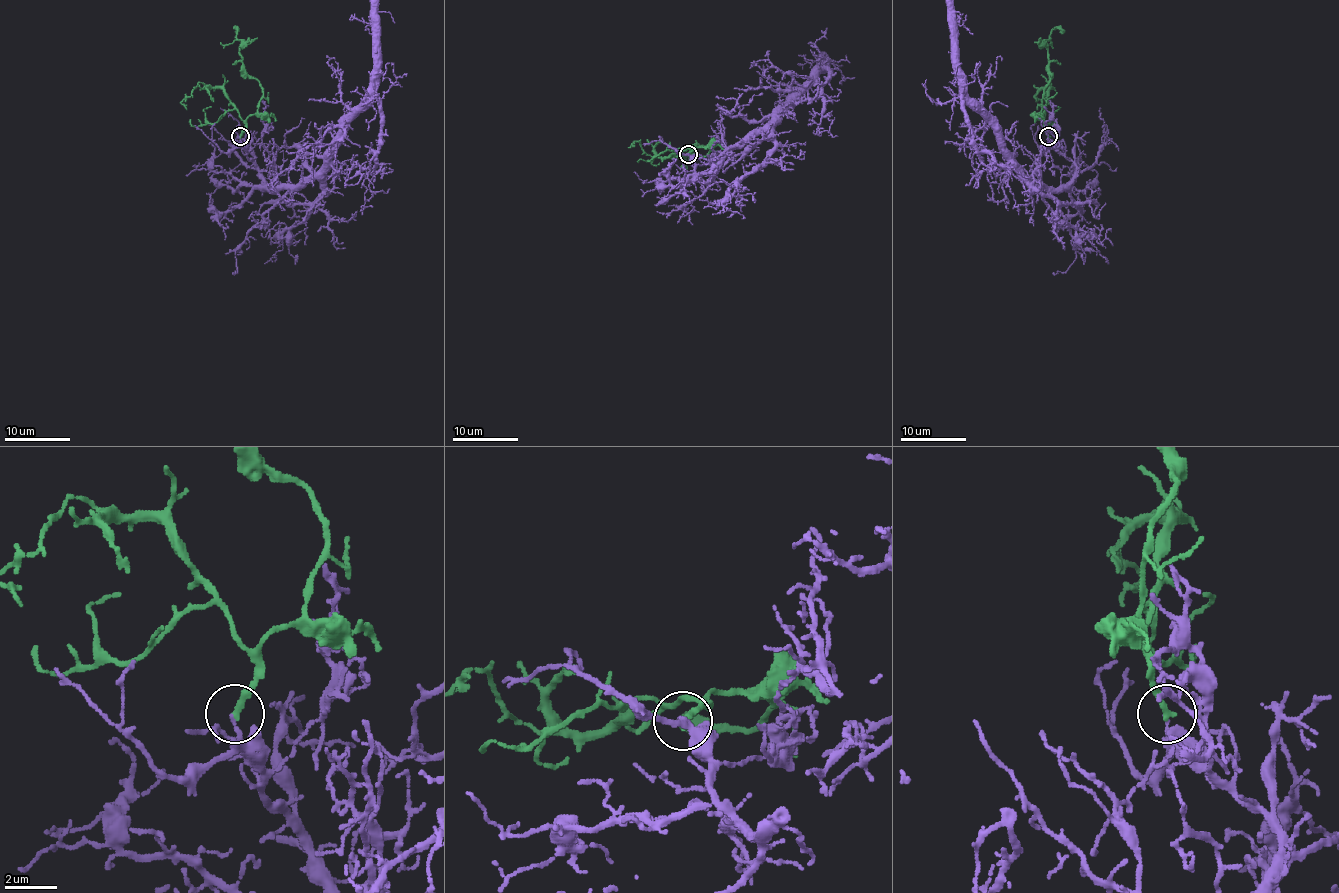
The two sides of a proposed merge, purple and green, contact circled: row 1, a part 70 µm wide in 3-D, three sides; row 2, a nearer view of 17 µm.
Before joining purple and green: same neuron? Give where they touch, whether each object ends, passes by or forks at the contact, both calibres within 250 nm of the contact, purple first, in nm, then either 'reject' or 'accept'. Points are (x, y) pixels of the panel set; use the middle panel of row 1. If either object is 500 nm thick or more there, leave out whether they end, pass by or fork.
place (688, 154); purple ends; green ends; calibres 160 and 260 nm; reject

